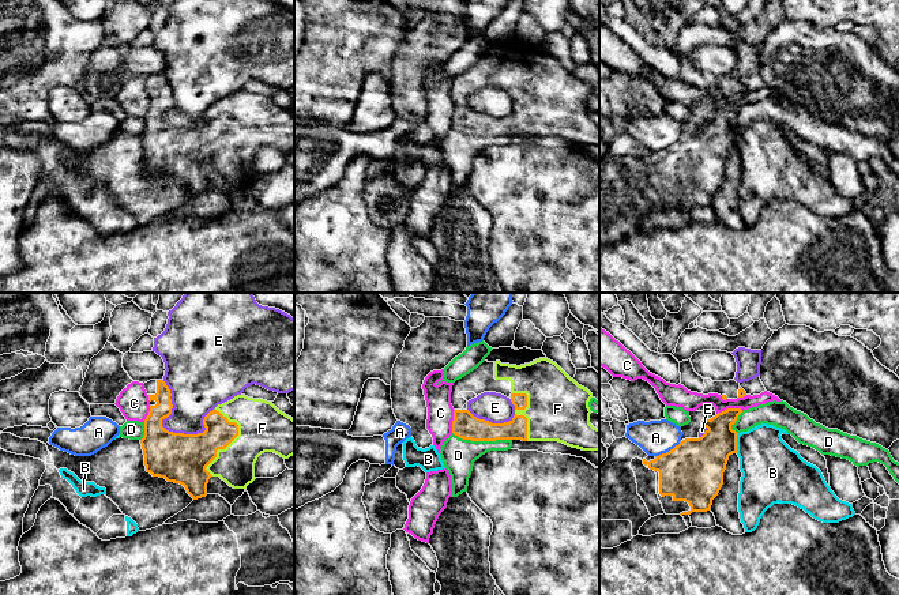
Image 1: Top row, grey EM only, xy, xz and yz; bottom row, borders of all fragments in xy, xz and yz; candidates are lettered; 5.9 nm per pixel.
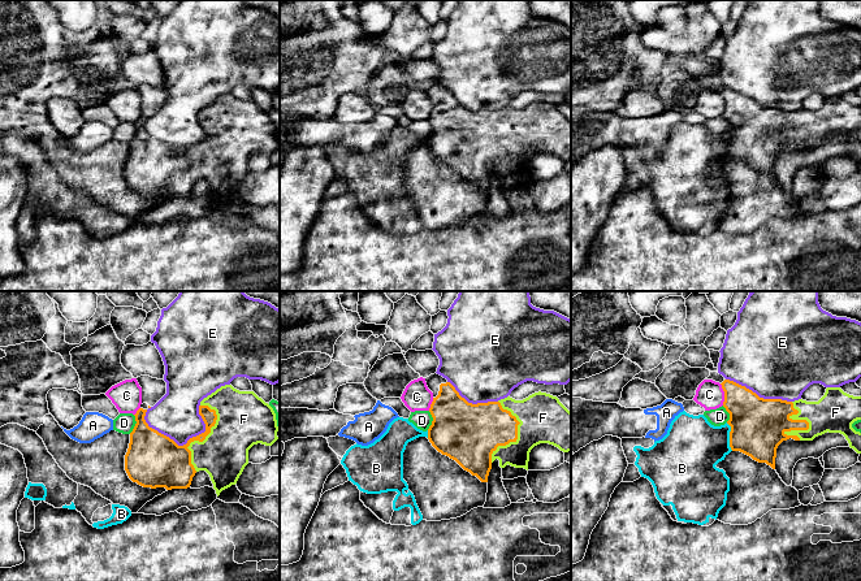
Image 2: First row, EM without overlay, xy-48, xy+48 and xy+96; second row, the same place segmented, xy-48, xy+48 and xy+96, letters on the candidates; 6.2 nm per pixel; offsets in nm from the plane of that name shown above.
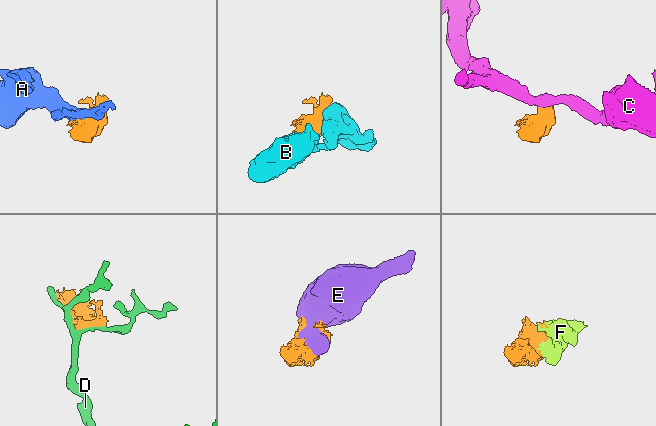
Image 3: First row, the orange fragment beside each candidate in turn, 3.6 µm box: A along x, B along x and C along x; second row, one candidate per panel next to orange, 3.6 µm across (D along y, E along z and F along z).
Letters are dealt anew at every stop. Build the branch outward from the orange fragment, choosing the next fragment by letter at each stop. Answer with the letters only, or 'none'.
F

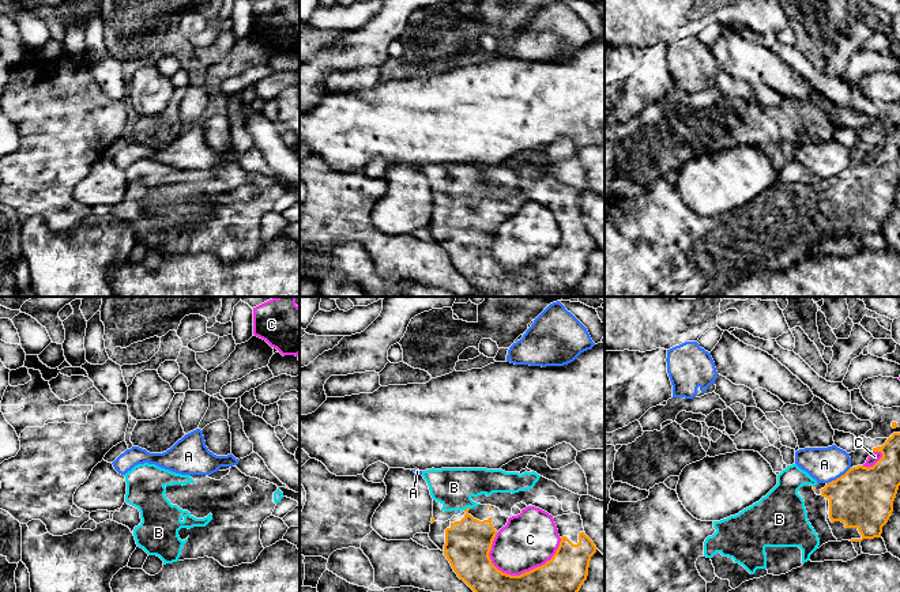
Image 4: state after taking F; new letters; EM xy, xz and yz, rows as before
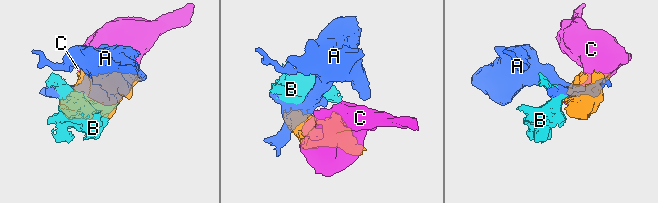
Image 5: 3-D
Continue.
B

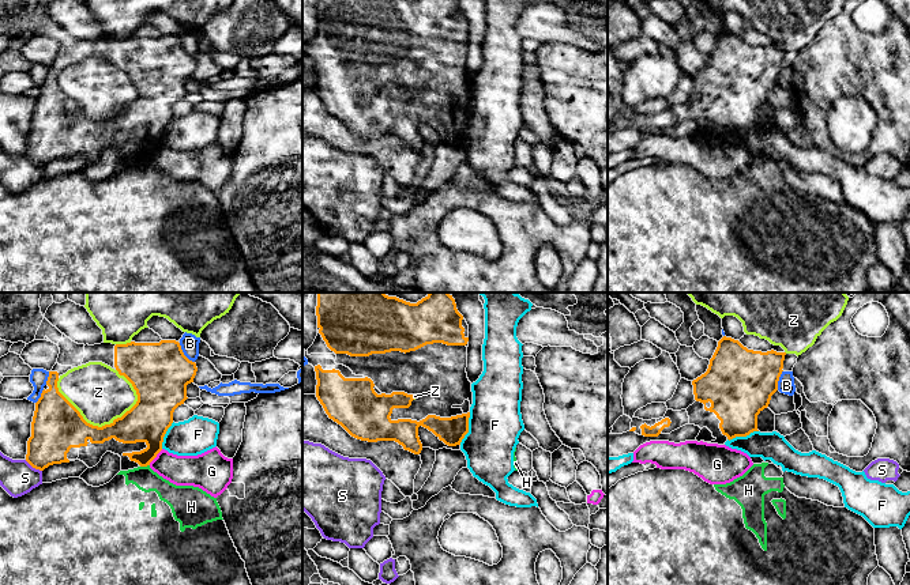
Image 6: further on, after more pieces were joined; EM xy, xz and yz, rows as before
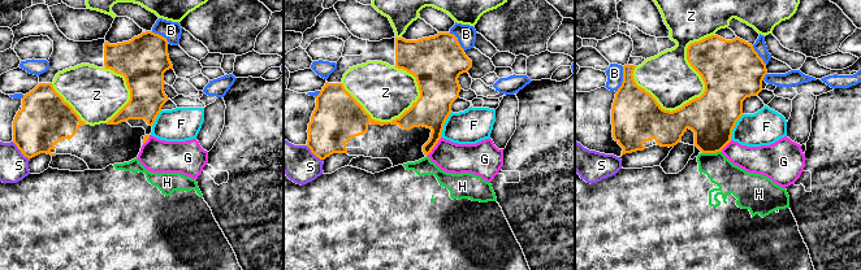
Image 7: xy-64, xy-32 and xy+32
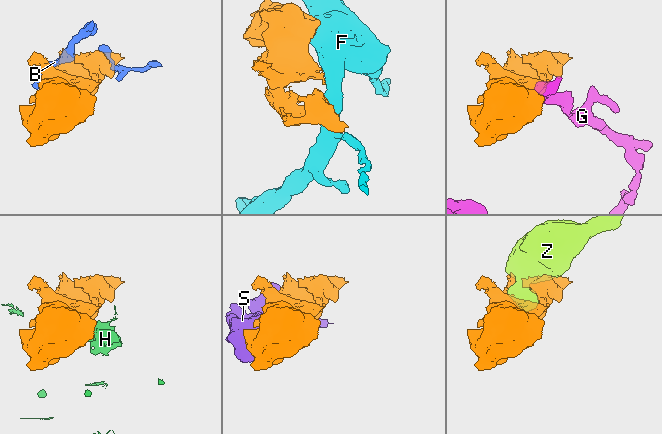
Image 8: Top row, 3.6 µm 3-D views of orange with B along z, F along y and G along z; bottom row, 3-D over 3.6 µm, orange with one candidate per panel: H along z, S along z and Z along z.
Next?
none

